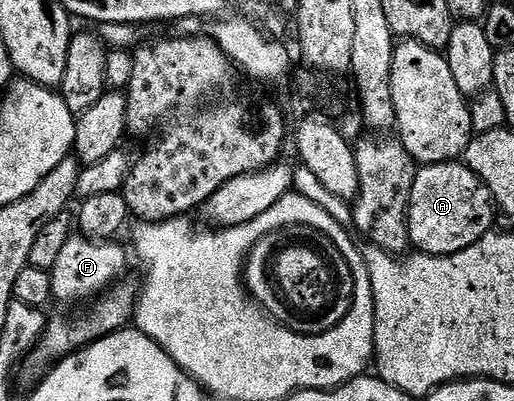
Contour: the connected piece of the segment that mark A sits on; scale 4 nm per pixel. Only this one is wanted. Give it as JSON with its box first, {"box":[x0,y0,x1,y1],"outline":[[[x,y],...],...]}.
{"box":[407,160,497,256],"outline":[[[456,160],[453,162],[432,162],[430,164],[423,164],[416,169],[415,179],[413,180],[413,188],[409,196],[407,204],[407,231],[411,237],[410,245],[414,247],[418,253],[421,254],[436,254],[437,256],[445,256],[446,254],[456,254],[465,248],[469,248],[473,244],[477,244],[477,240],[484,238],[492,229],[491,221],[497,218],[497,207],[491,200],[491,193],[489,188],[485,188],[485,184],[479,179],[471,169],[468,168],[462,161]]]}

